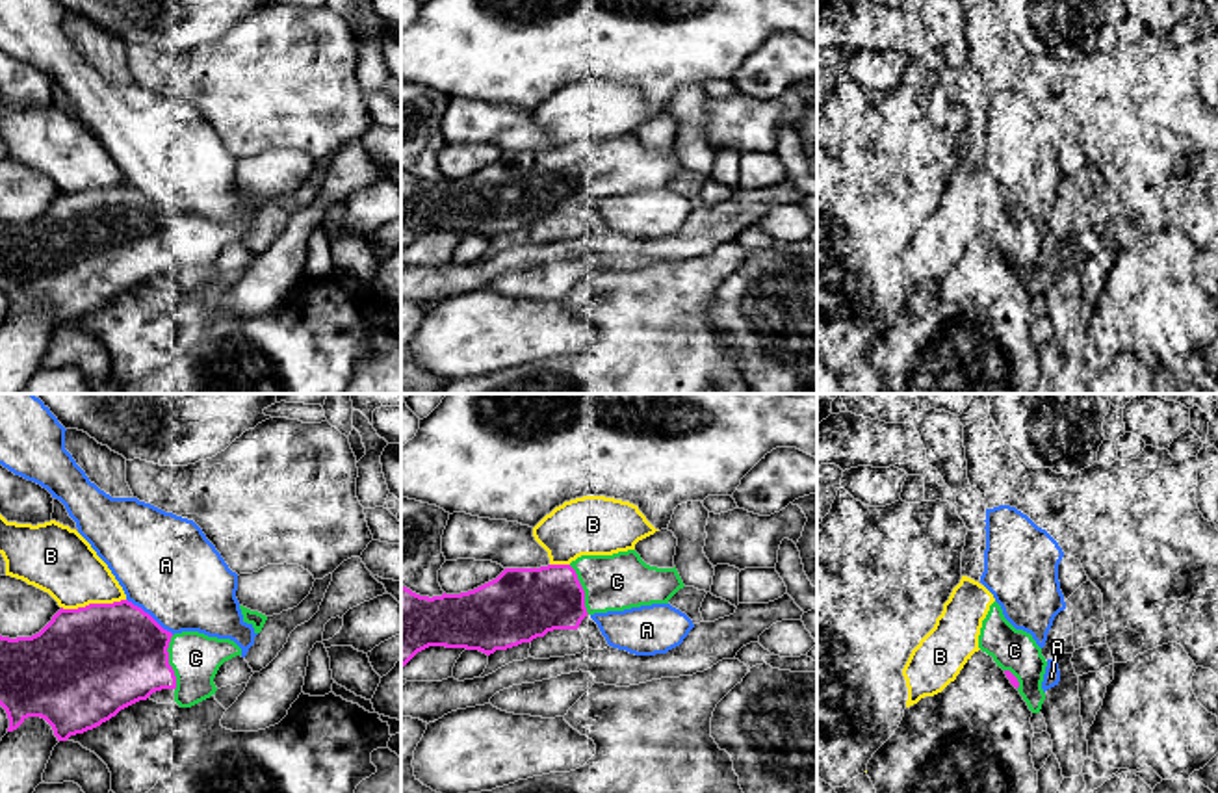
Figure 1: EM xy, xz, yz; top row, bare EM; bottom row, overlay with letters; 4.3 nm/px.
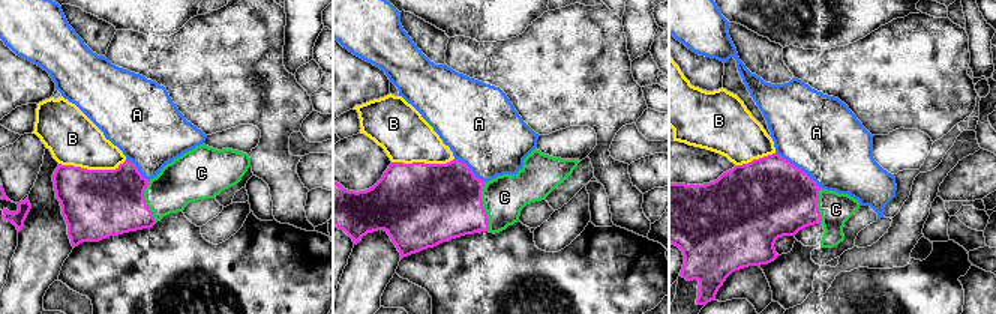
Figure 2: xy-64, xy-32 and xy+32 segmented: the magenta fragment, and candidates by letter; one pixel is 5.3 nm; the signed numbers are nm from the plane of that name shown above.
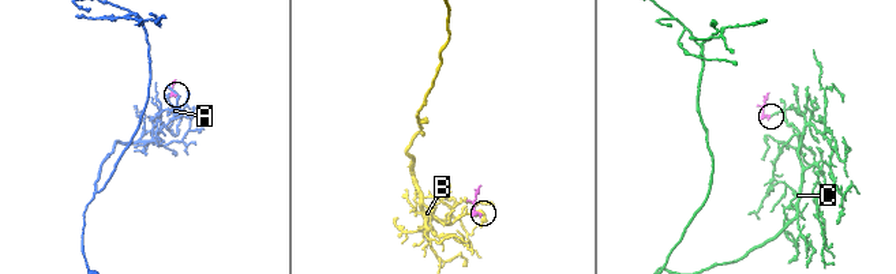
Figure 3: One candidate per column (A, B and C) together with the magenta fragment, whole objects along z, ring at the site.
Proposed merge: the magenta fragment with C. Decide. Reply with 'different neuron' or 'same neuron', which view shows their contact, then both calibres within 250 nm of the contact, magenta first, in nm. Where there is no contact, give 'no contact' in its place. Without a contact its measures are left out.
same neuron | xy | 460/220 nm

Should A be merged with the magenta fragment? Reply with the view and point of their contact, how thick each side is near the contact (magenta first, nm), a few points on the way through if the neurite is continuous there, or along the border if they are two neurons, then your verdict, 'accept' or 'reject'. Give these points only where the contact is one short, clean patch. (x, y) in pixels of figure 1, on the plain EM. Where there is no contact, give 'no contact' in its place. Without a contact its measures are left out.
xy (149, 199) | 460/420 nm | reject

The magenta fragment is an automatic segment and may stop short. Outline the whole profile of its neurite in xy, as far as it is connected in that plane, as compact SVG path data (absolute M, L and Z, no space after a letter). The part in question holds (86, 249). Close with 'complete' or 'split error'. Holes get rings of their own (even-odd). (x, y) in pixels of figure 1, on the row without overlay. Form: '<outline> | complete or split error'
M128 184L61 191L32 221L0 219L0 290L9 303L7 316L17 314L28 301L41 301L58 325L67 325L162 273L173 273L180 292L210 282L217 275L214 262L219 251L236 240L241 240L241 232L234 225L199 215L173 219Z | split error

